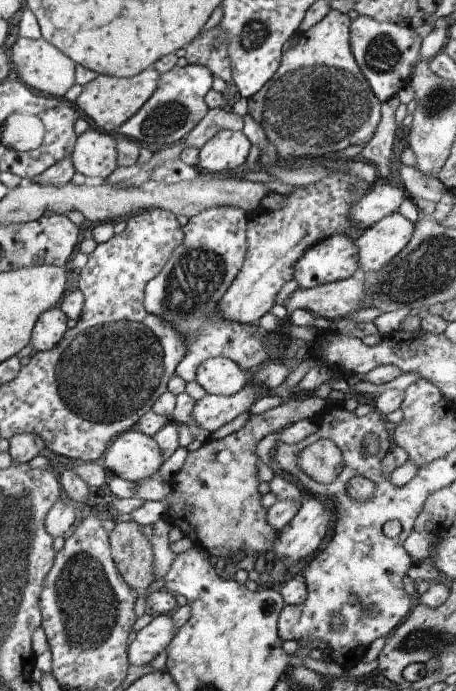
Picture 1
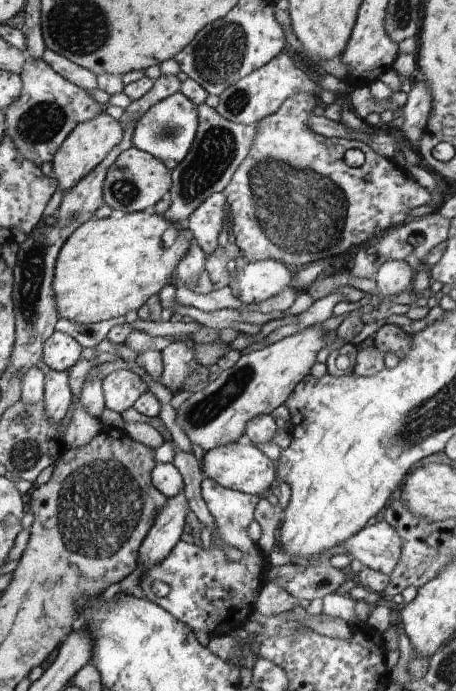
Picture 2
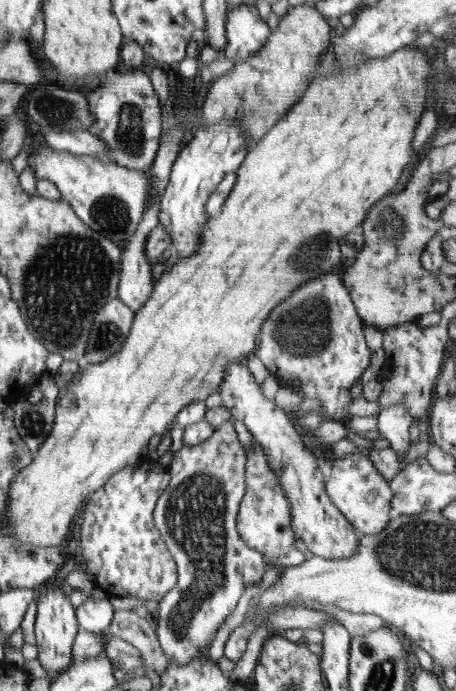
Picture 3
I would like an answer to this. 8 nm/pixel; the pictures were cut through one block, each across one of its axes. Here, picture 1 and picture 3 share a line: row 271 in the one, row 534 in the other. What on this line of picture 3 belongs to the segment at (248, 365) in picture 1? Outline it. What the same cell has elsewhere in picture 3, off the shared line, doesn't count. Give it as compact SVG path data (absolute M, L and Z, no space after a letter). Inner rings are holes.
M227 421L222 424L218 430L212 433L212 436L210 436L206 442L202 442L202 444L199 444L198 446L188 448L188 446L182 445L178 454L173 455L168 467L170 482L168 482L168 486L164 488L162 496L158 498L153 515L154 523L156 523L156 527L160 530L160 535L163 538L164 547L170 552L170 555L173 556L173 560L177 565L176 573L178 574L178 581L177 586L173 590L170 590L170 592L167 592L167 594L159 601L160 612L158 616L155 616L158 626L156 636L158 637L158 642L160 643L163 653L169 658L169 662L180 663L180 665L182 665L188 663L188 661L194 659L194 657L202 657L202 649L204 649L206 645L210 646L214 634L217 632L218 628L220 628L220 625L225 622L227 616L231 616L232 612L234 612L246 587L248 587L248 585L258 585L262 581L262 578L268 569L268 565L264 561L260 552L249 548L241 540L238 529L236 529L239 506L246 494L246 454L242 444L238 441L236 430L234 430L234 423Z

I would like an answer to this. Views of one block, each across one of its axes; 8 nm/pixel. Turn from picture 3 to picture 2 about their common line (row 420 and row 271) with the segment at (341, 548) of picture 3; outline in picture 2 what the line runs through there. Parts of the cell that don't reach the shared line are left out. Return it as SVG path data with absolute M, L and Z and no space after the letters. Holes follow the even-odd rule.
M263 260L247 263L241 272L234 272L230 286L234 296L244 304L259 304L292 286L295 278L282 261Z

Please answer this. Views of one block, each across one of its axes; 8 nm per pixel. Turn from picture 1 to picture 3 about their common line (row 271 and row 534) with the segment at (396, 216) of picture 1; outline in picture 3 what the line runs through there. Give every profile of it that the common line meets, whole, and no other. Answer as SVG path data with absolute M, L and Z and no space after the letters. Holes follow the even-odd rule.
M346 454L344 458L334 458L332 462L330 480L324 482L326 494L338 507L338 510L351 522L359 535L378 535L382 528L388 526L393 513L390 502L393 492L390 484L378 472L373 462L366 456Z

